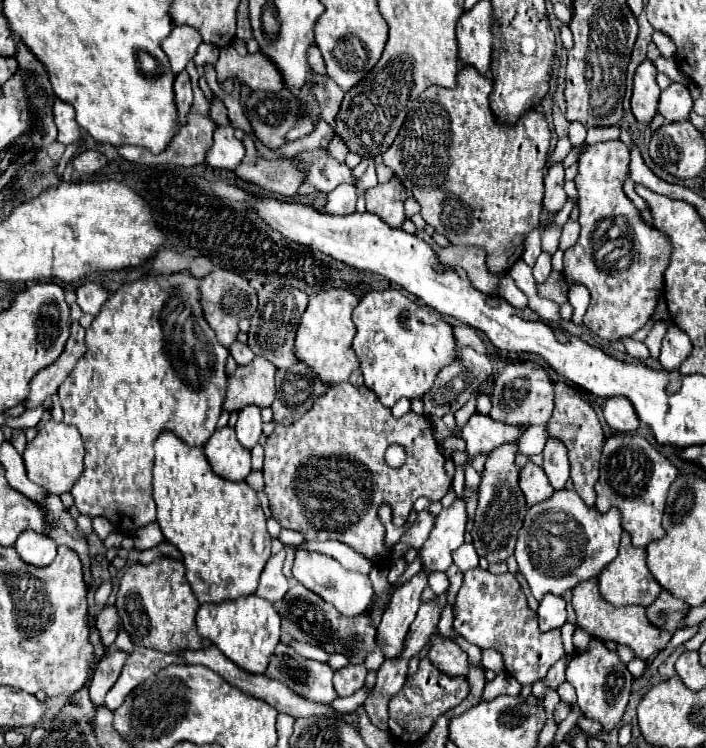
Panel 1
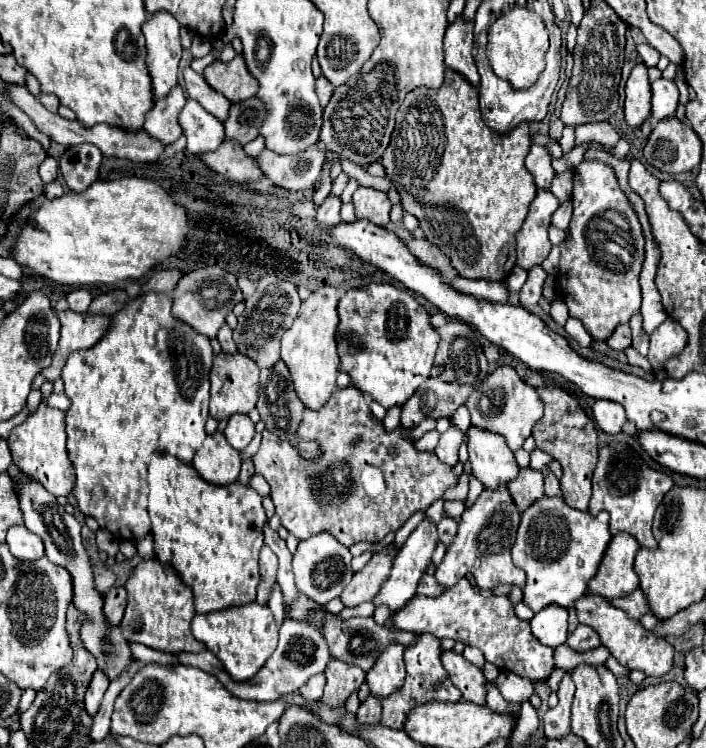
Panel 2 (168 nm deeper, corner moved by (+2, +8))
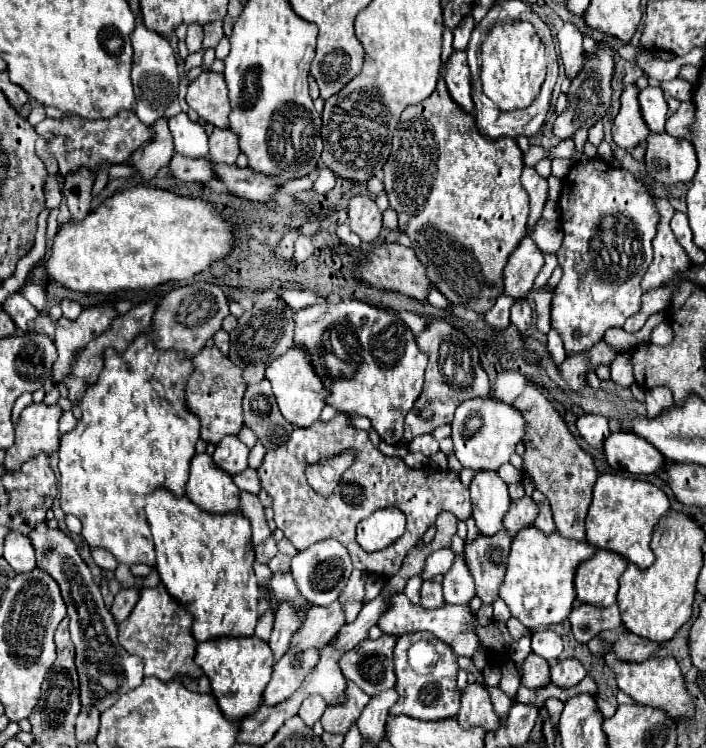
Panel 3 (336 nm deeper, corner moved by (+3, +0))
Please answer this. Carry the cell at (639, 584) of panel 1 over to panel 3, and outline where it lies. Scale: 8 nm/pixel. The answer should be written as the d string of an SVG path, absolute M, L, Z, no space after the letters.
M595 551L595 555L583 561L575 573L575 591L577 599L595 607L611 607L615 605L615 593L619 591L619 575L627 569L629 563L623 563L619 555L611 555L611 551Z

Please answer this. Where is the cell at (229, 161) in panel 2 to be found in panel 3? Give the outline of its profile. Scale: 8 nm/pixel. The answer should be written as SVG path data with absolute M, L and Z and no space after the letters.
M179 153L173 155L171 163L171 175L181 181L211 181L215 179L215 171L211 171L209 159L189 159Z

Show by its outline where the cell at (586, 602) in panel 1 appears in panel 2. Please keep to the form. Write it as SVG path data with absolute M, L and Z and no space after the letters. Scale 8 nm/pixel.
M586 593L584 599L578 599L574 603L574 607L578 613L578 621L582 625L590 625L598 633L602 645L608 647L608 651L612 653L614 659L618 659L620 665L624 665L628 669L638 669L646 677L662 677L664 673L668 673L672 669L674 647L666 639L652 637L652 631L646 631L638 621L628 619L624 615L624 611L616 611L616 607L612 607L608 603L608 599Z

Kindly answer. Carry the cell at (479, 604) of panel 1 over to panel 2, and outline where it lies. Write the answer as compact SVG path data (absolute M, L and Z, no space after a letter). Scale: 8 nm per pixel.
M460 579L456 585L448 587L438 599L414 595L400 611L392 615L392 623L410 633L432 633L438 639L448 637L464 645L474 645L484 653L488 663L530 681L546 679L554 667L554 649L540 645L530 631L530 623L514 615L514 605L506 595L484 599L472 591L472 585L466 579Z

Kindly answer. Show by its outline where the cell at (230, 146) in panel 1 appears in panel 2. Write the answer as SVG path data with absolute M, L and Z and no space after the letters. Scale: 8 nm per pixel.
M188 99L178 115L182 133L186 135L186 149L190 153L216 151L224 143L224 125L214 115L210 115L200 103Z

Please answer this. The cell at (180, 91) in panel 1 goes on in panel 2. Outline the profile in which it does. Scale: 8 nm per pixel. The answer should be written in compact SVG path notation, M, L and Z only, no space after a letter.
M180 85L172 89L172 93L164 99L154 101L152 111L148 111L144 121L144 131L158 139L162 145L172 145L180 137L180 125L176 123L178 113L186 103L184 91Z

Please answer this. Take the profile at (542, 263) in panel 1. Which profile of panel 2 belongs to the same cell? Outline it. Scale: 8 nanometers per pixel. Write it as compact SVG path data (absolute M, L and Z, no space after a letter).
M534 267L532 271L528 271L528 279L524 283L524 287L520 289L520 297L518 303L524 305L524 309L530 309L534 305L538 305L540 297L542 297L542 283L546 279L546 273L542 271L542 267Z

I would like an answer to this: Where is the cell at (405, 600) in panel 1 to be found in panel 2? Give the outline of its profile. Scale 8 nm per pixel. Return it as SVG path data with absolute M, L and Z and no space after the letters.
M392 645L380 659L376 661L376 667L368 671L366 683L370 687L370 695L376 699L386 699L394 691L398 691L404 683L406 671L404 671L404 645Z

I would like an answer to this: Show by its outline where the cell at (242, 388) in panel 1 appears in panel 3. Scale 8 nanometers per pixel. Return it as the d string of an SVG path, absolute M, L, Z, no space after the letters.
M205 347L193 357L193 363L195 373L187 383L187 405L201 419L201 439L207 443L219 443L225 435L237 435L243 427L241 403L247 387L243 381L243 371L239 371L239 367L235 367L227 357L219 355L215 347Z

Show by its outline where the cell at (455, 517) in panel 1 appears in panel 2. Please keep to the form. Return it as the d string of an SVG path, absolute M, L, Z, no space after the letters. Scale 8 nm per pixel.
M422 521L422 523L414 529L414 533L408 537L408 541L404 543L404 547L398 551L396 559L392 561L392 571L390 571L388 579L382 583L378 595L372 599L374 607L386 605L386 607L394 613L394 611L398 611L400 607L404 607L404 603L408 603L408 599L412 599L412 595L416 595L418 581L420 581L420 577L424 575L424 567L428 567L430 561L432 561L432 553L434 553L436 543L438 543L436 525L430 523L430 521Z

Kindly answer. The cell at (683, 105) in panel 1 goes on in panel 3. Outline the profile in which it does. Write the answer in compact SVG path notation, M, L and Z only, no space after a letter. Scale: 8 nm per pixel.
M647 87L639 93L639 103L641 103L641 113L647 123L647 127L653 133L665 131L665 121L667 121L667 111L669 105L665 101L663 89L661 87Z

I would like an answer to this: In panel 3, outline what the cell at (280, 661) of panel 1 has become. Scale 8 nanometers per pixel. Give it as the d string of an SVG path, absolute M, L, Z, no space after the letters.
M309 695L299 707L299 717L311 727L317 719L321 719L325 707L327 707L327 703L323 703L323 699L319 699L319 695Z

